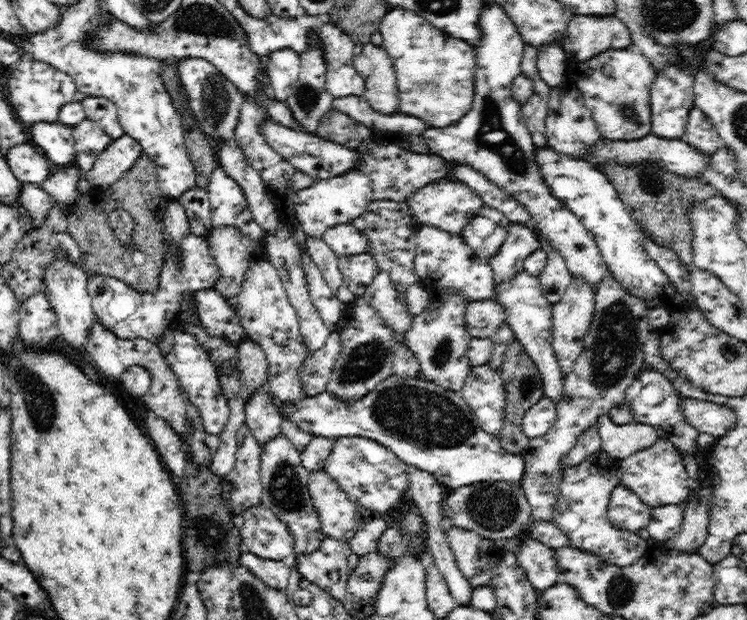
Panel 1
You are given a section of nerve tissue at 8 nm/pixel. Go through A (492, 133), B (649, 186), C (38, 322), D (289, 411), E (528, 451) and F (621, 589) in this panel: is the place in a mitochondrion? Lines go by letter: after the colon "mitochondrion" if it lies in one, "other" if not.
A: mitochondrion
B: mitochondrion
C: other
D: other
E: other
F: mitochondrion

